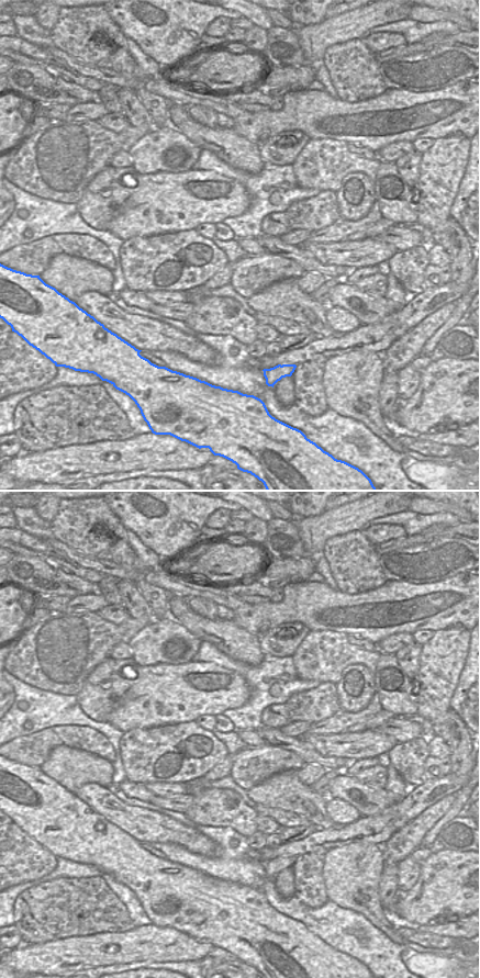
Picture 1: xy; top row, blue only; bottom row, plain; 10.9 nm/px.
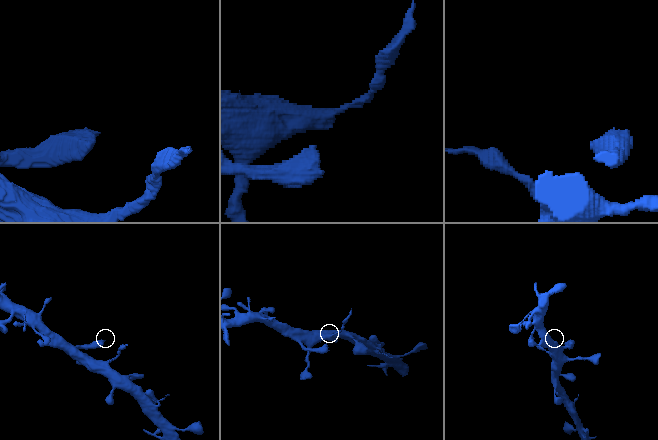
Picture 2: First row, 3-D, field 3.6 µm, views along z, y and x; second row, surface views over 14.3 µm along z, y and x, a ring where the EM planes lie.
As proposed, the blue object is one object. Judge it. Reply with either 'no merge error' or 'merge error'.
merge error

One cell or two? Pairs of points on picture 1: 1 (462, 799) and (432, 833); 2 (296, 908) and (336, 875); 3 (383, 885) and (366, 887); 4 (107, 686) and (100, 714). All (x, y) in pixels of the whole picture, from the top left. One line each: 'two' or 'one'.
1: one
2: two
3: two
4: one

